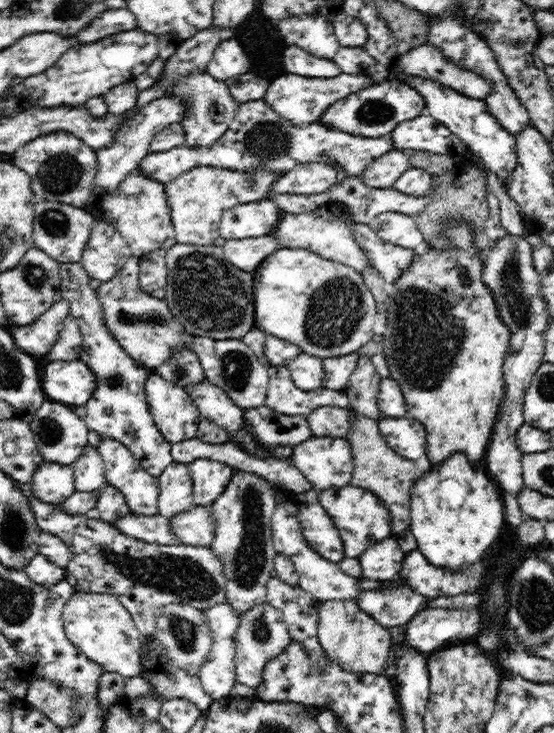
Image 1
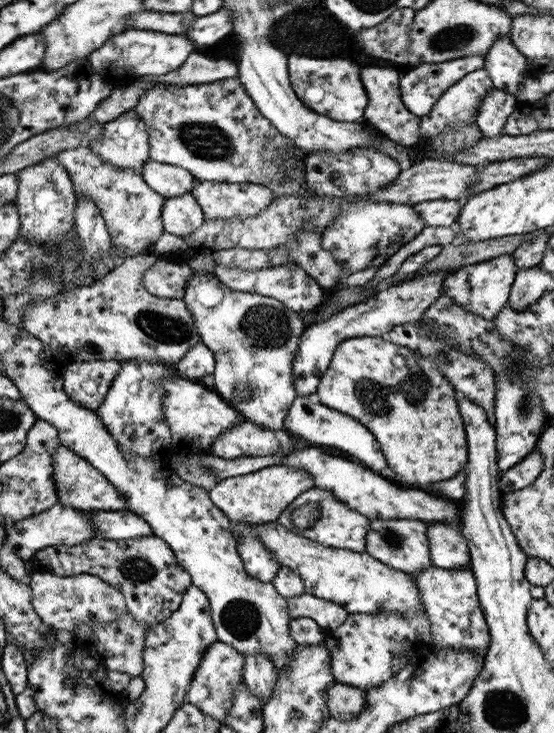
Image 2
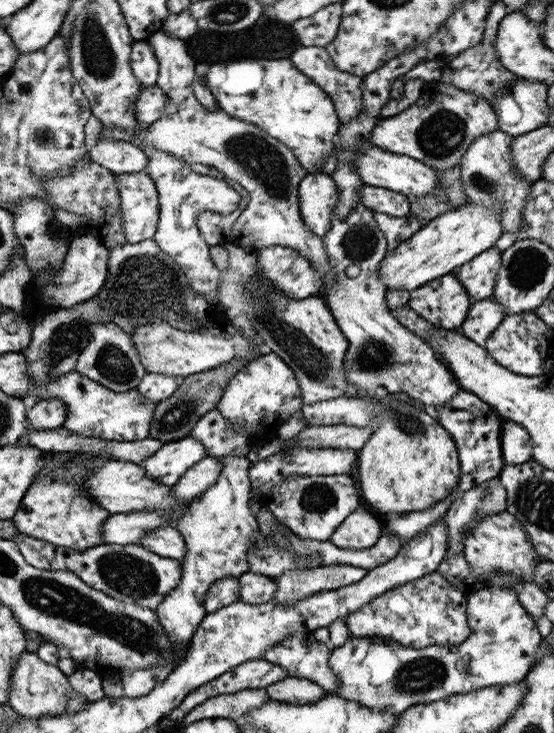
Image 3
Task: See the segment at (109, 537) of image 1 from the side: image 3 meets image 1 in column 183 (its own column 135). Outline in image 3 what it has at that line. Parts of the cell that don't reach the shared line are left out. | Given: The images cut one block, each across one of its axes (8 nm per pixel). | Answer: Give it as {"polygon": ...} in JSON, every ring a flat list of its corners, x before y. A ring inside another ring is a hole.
{"polygon":[[19,532,13,541,25,562,33,568,48,571,69,571,77,575,83,583,107,594,108,597,127,604,133,603,153,612,163,597,177,586,181,578,180,561,153,554,139,544,121,546,101,543,87,549,75,550,55,546,50,542]]}

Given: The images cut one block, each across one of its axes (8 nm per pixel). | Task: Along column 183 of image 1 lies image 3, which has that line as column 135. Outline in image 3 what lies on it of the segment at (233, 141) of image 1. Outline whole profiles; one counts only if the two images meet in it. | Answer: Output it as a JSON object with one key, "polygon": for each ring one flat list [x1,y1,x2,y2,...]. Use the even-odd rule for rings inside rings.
{"polygon":[[97,141,86,154,113,175,147,174,148,159,136,145,124,141]]}

